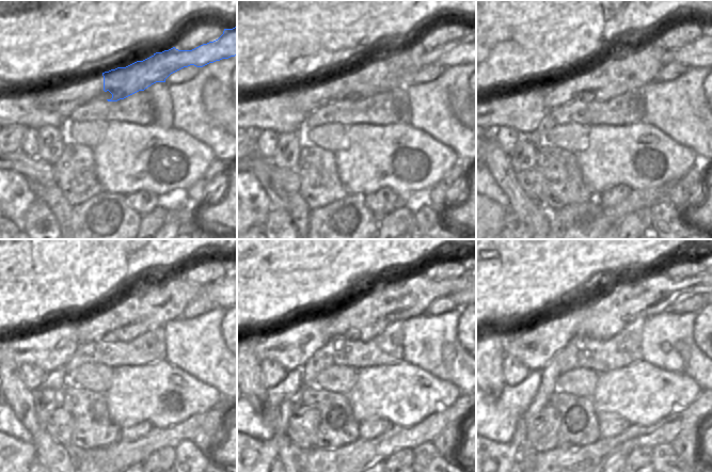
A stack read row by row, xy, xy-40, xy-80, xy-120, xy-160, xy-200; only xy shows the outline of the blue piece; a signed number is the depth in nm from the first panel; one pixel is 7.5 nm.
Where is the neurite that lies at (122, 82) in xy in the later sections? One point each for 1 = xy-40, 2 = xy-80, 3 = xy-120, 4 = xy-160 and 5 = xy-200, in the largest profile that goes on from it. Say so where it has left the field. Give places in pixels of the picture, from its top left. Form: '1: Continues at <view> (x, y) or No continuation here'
1: Continues at xy-40 (396, 71)
2: Continues at xy-80 (636, 68)
3: Continues at xy-120 (164, 304)
4: Continues at xy-160 (402, 303)
5: Continues at xy-200 (646, 301).

